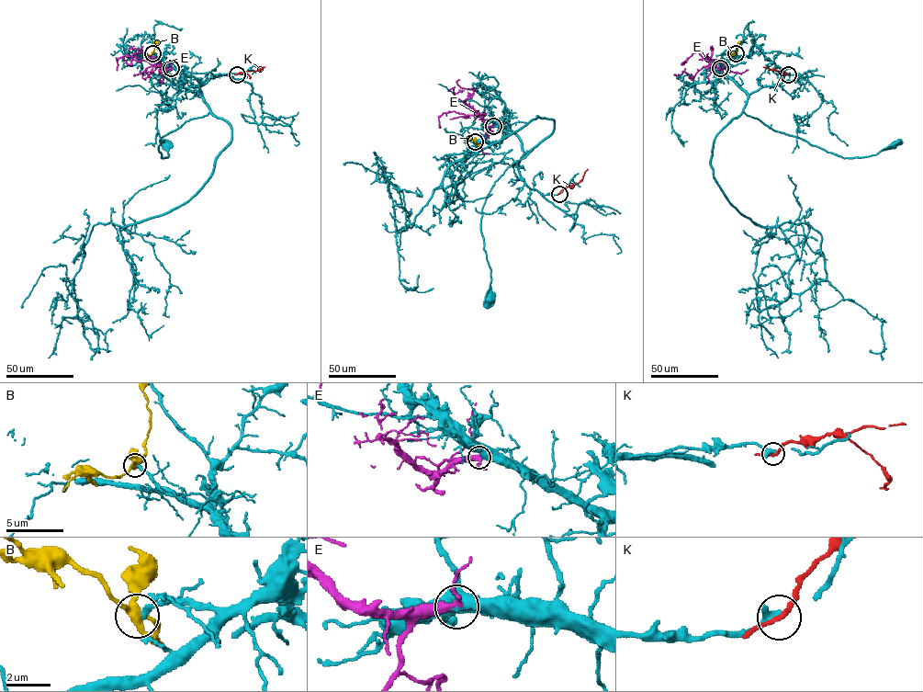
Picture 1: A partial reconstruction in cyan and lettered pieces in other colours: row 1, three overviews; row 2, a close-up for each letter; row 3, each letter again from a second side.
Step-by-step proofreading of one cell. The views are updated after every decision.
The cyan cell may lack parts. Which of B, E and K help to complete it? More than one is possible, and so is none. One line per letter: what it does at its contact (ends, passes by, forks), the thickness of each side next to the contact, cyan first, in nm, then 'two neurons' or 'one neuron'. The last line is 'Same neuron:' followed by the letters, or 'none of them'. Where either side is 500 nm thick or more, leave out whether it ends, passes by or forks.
B: it forks | 300/320 nm | two neurons
E: 550/320 nm | one neuron
K: it passes by | 440/220 nm | two neurons
Same neuron: E

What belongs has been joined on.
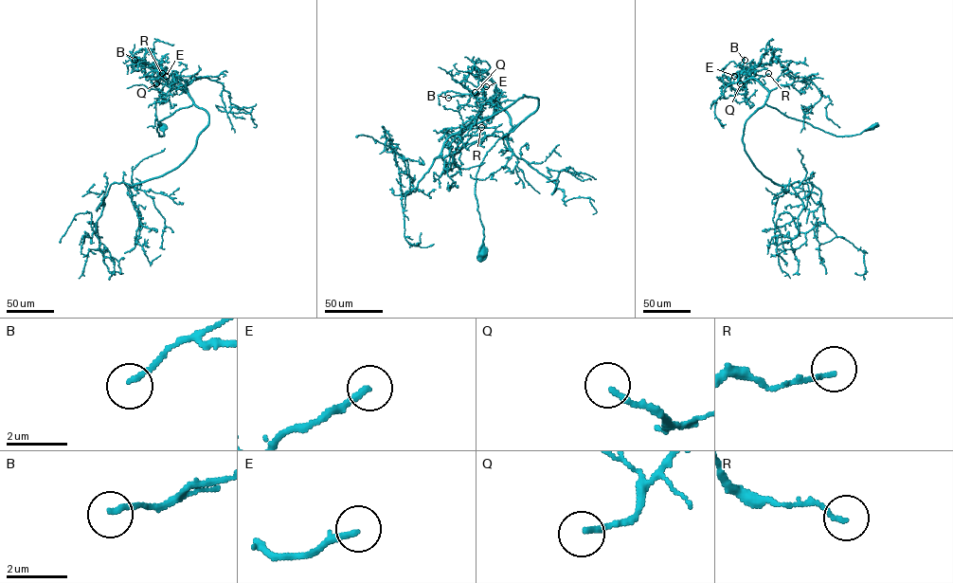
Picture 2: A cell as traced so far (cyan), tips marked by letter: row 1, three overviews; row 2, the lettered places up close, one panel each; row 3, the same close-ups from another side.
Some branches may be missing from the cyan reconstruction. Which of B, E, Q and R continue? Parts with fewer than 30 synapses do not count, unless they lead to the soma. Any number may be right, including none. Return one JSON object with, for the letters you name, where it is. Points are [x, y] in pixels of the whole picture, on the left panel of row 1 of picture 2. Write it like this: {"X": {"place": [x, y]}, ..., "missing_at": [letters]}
{"E": {"place": [166, 76]}, "missing_at": ["E"]}

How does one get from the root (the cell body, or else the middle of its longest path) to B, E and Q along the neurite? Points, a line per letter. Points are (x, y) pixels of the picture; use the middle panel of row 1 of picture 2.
B: (481, 255), (476, 174), (487, 153), (519, 123), (513, 127), (506, 112), (480, 103), (473, 94), (448, 98)
E: (481, 255), (476, 174), (487, 153), (519, 123), (513, 127), (506, 112), (486, 102), (486, 86)
Q: (481, 255), (476, 174), (487, 153), (519, 123), (513, 127), (506, 112), (480, 103), (475, 92)

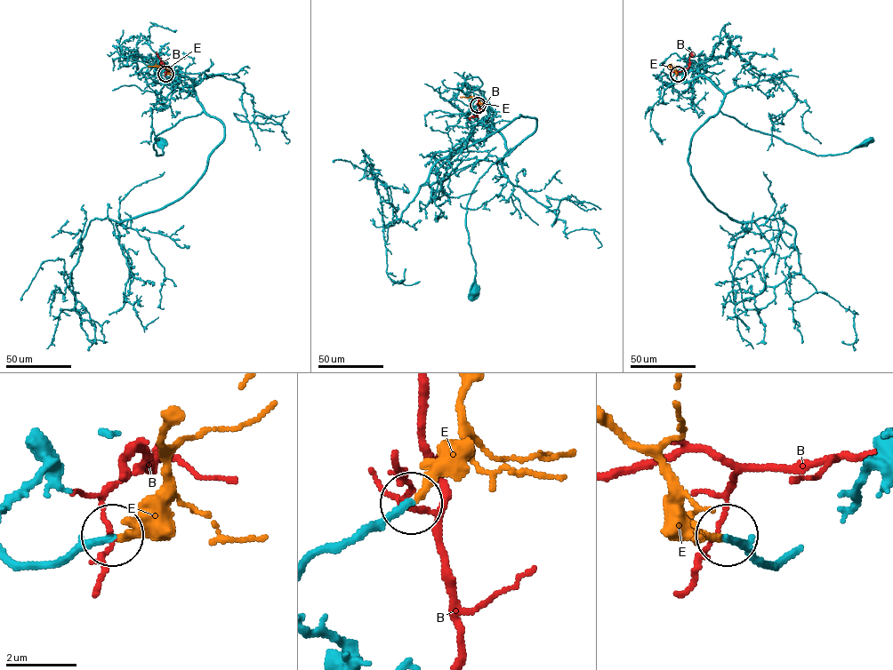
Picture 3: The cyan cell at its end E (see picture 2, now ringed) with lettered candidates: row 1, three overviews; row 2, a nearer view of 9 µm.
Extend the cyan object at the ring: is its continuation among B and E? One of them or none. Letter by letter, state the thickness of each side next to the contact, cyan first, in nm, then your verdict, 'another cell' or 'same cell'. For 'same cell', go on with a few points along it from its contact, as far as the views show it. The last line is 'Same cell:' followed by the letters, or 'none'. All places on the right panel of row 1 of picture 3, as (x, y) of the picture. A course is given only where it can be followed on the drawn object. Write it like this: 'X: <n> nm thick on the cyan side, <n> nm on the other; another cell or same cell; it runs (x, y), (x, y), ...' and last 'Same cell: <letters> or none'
B: 200 nm thick on the cyan side, 110 nm on the other; another cell
E: 200 nm thick on the cyan side, 220 nm on the other; same cell
Same cell: E

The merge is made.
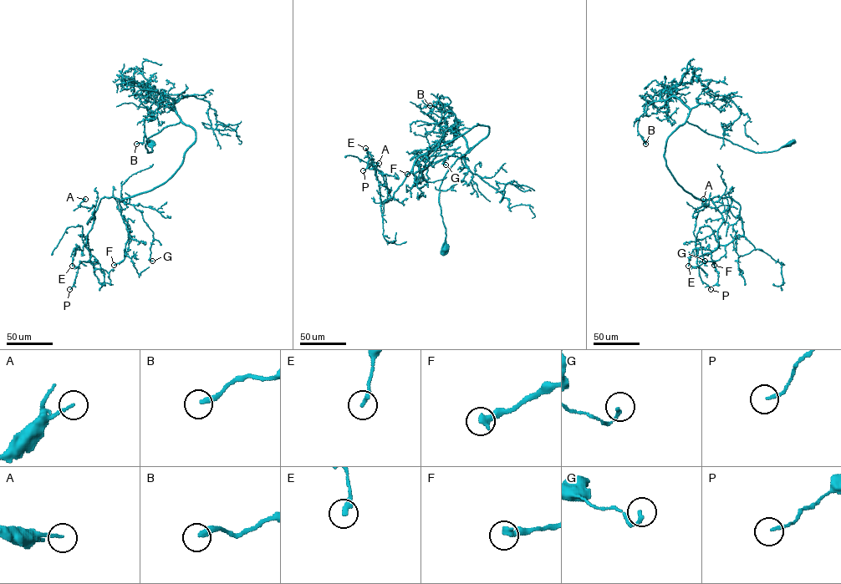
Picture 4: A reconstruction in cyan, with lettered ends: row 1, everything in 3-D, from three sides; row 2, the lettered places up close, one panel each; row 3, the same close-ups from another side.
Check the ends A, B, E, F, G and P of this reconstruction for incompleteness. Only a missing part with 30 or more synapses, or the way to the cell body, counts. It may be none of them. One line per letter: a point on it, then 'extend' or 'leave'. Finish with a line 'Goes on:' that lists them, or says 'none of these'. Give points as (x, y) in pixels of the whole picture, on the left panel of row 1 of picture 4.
A: at (85, 199); leave
B: at (136, 144); leave
E: at (72, 266); leave
F: at (114, 265); leave
G: at (152, 261); leave
P: at (69, 289); leave
Goes on: none of these

